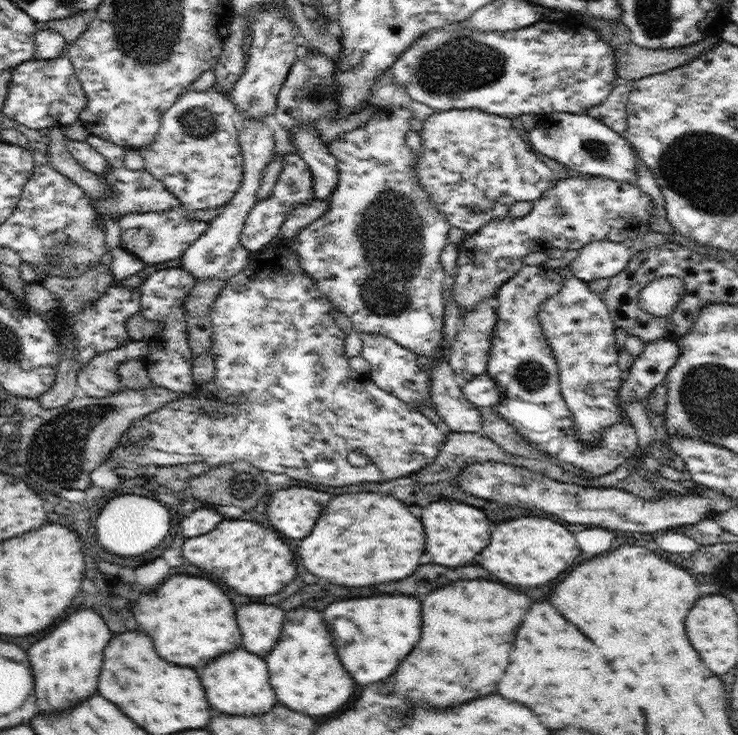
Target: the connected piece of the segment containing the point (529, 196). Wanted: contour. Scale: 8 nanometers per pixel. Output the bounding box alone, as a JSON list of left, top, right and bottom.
[414,108,558,236]

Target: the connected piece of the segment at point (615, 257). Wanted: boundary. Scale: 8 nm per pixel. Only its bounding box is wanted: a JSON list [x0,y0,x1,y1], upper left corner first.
[571,240,632,282]

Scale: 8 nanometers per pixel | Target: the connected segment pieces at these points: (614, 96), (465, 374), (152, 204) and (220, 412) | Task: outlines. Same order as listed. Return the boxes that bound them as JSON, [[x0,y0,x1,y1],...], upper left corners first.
[[586,82,630,134],[448,298,497,382],[86,134,181,226],[110,243,449,486]]

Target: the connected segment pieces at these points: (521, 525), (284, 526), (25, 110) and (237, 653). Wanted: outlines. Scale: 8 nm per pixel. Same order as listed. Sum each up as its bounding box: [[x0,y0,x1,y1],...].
[[482,516,580,588],[268,486,330,540],[1,56,87,131],[202,650,276,716]]

